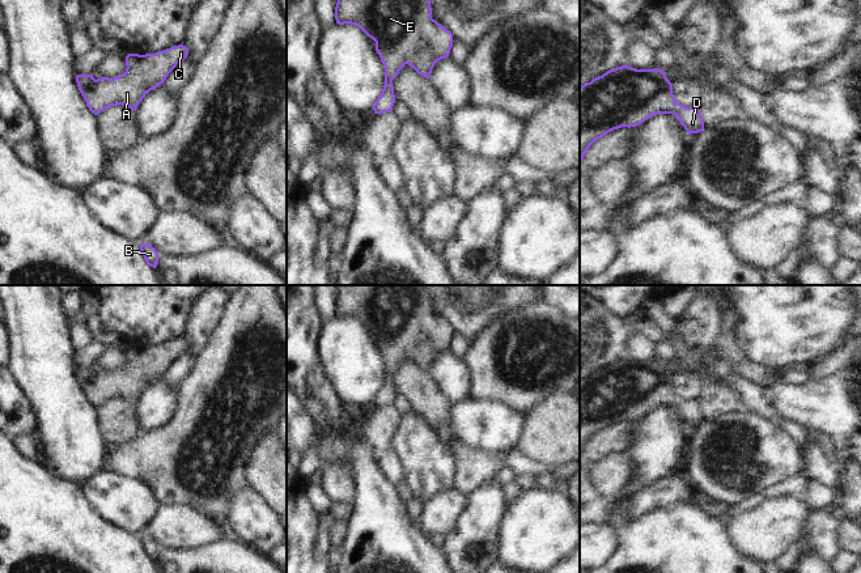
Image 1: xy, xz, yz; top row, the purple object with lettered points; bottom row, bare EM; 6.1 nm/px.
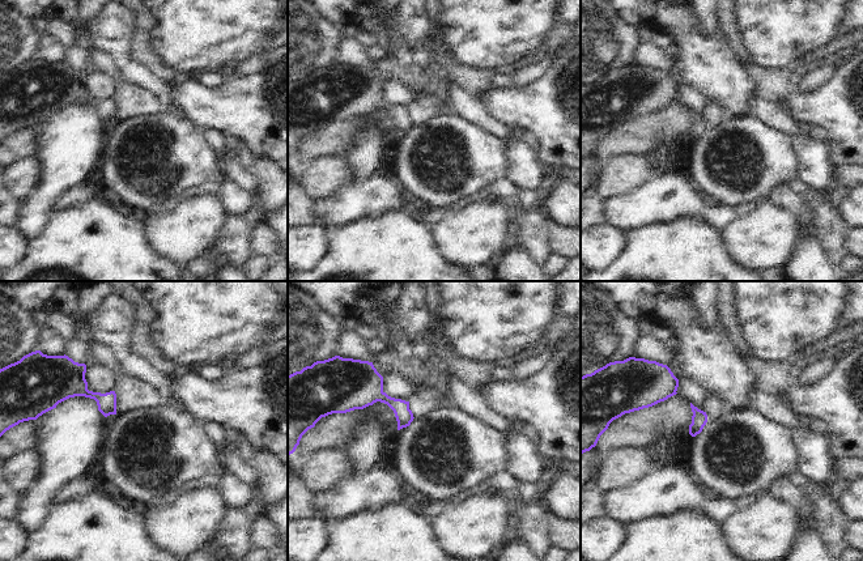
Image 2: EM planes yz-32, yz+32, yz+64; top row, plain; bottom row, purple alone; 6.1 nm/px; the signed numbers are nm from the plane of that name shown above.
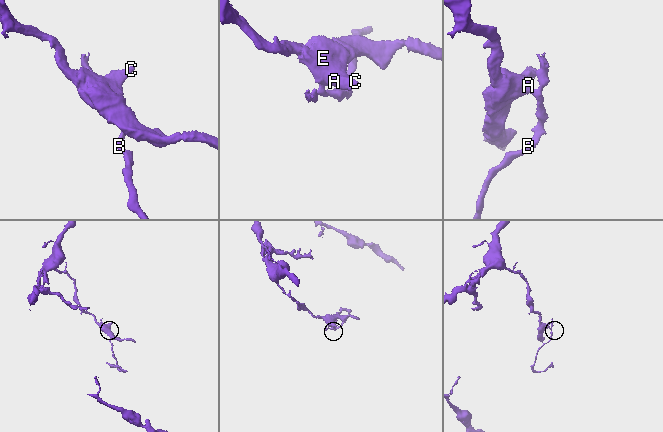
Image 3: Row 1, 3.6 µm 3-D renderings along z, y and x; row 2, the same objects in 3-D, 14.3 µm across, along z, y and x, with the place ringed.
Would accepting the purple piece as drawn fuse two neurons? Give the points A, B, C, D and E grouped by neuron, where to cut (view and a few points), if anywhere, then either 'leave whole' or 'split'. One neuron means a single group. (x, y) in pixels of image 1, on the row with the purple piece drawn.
A B C D E; no cut; leave whole

